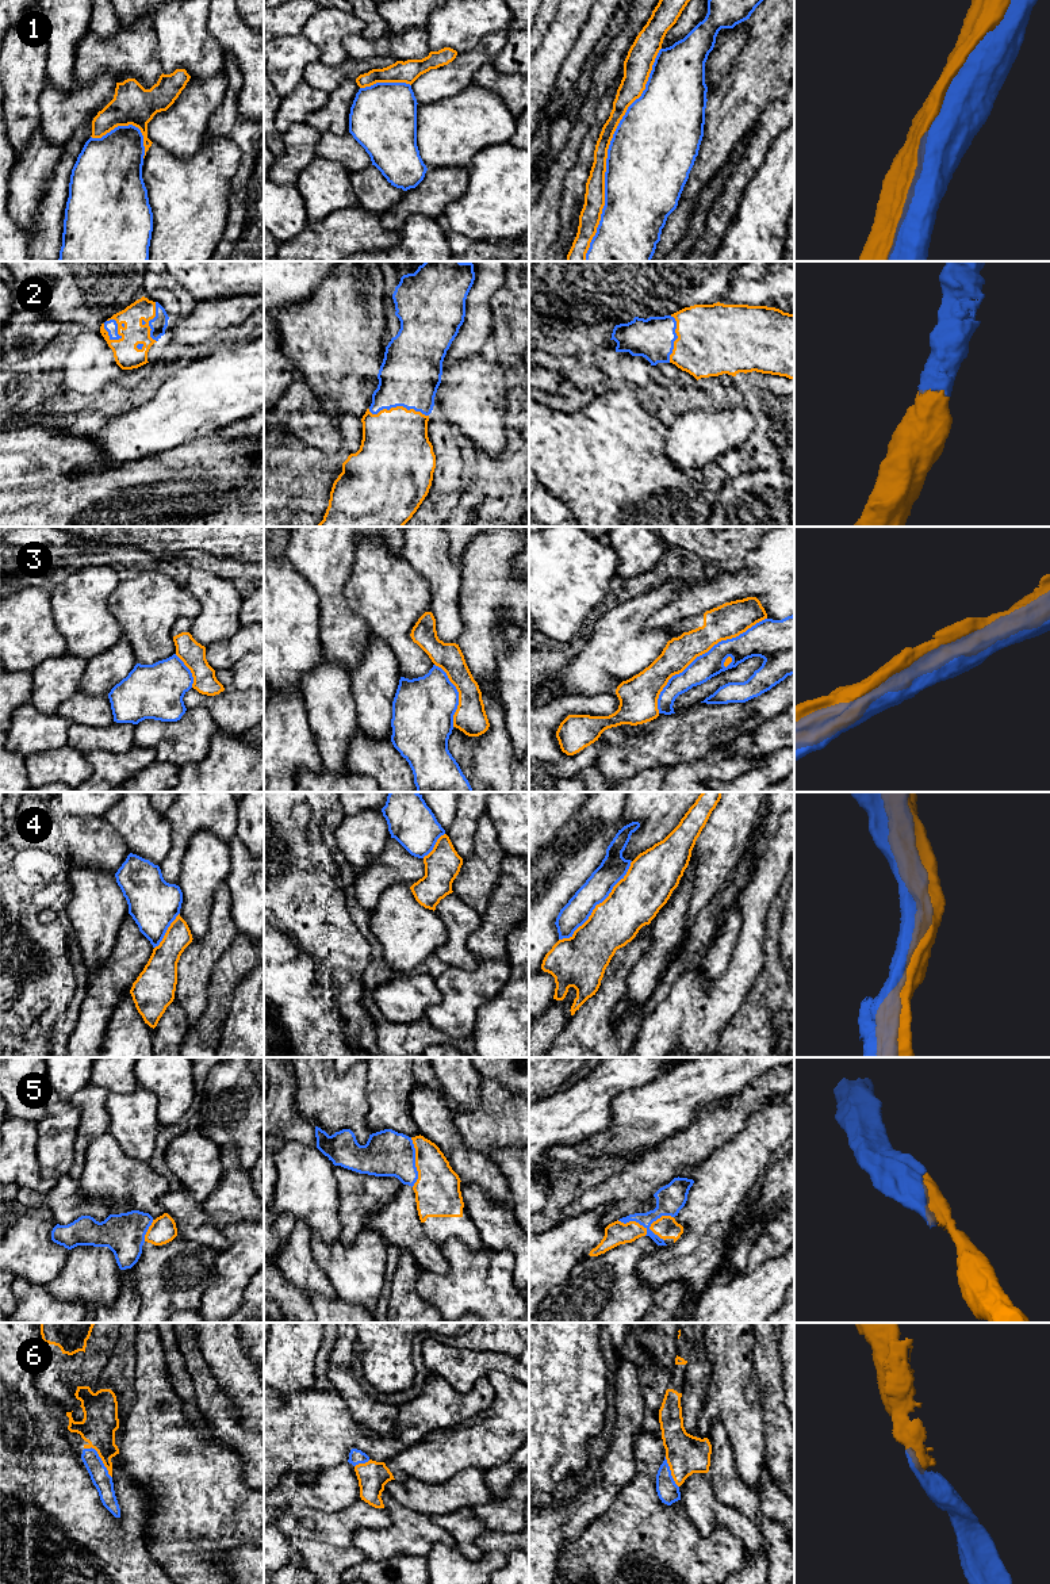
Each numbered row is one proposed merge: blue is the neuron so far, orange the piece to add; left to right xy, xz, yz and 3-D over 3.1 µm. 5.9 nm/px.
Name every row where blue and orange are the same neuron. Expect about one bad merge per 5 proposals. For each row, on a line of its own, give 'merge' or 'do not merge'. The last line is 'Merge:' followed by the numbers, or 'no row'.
1: do not merge
2: merge
3: do not merge
4: do not merge
5: merge
6: merge
Merge: 2, 5, 6

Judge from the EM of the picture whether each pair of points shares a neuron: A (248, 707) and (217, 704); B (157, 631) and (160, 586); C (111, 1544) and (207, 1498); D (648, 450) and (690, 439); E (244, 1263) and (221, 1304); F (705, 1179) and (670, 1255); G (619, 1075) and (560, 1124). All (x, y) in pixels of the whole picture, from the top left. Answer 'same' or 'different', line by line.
A: same
B: same
C: different
D: different
E: same
F: same
G: same

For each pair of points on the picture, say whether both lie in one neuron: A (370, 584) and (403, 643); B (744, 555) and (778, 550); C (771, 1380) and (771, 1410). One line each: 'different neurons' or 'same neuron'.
A: same neuron
B: different neurons
C: same neuron

